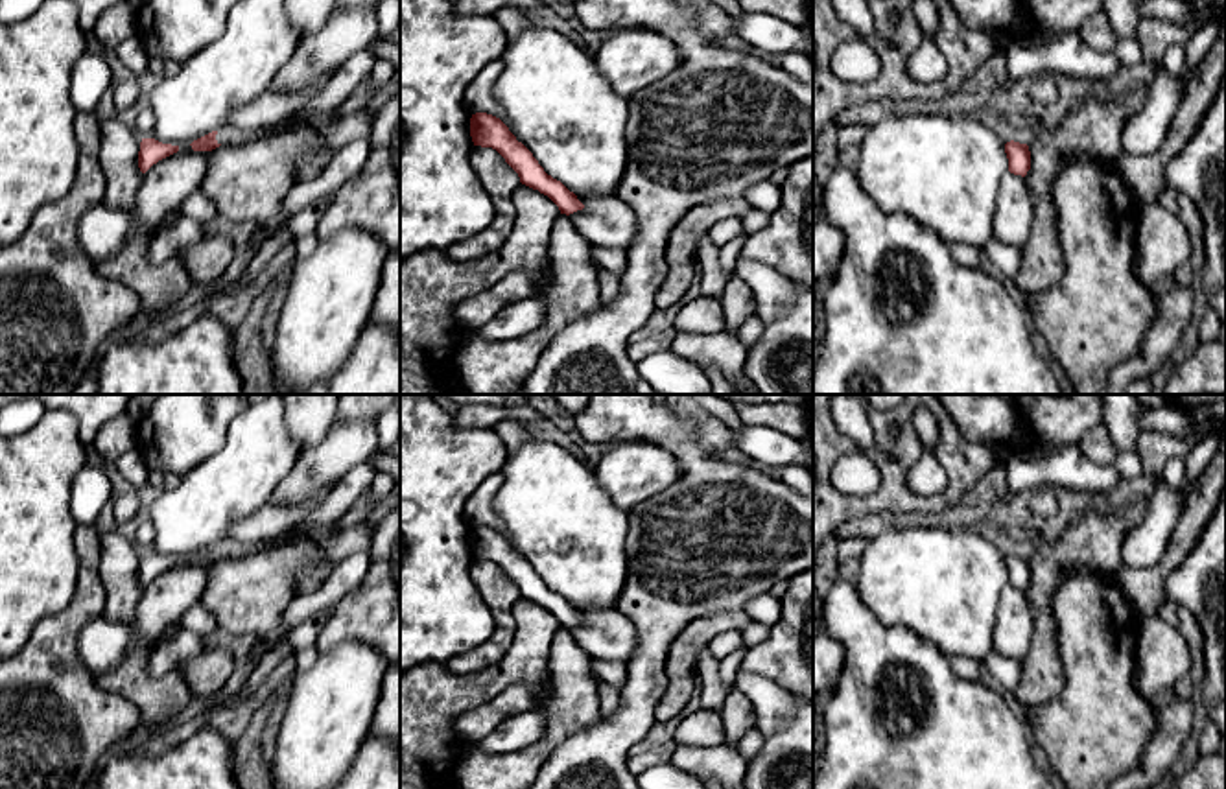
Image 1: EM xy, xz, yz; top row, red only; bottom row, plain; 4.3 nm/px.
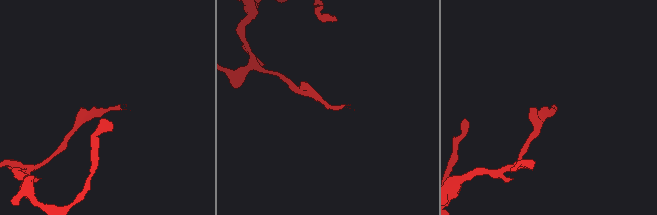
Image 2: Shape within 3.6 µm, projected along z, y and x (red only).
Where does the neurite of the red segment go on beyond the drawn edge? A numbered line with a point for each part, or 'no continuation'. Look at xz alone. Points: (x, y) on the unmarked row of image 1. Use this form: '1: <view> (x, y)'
no continuation

